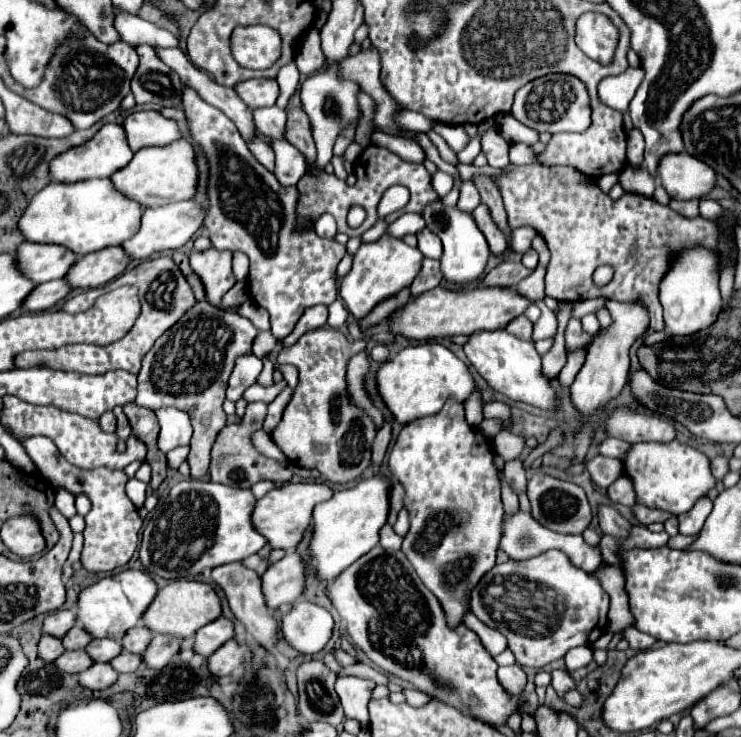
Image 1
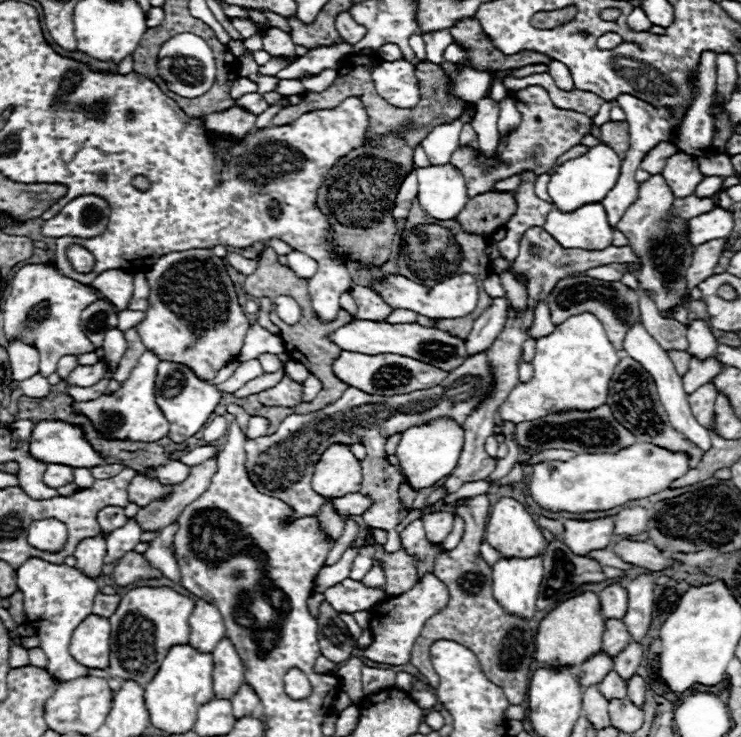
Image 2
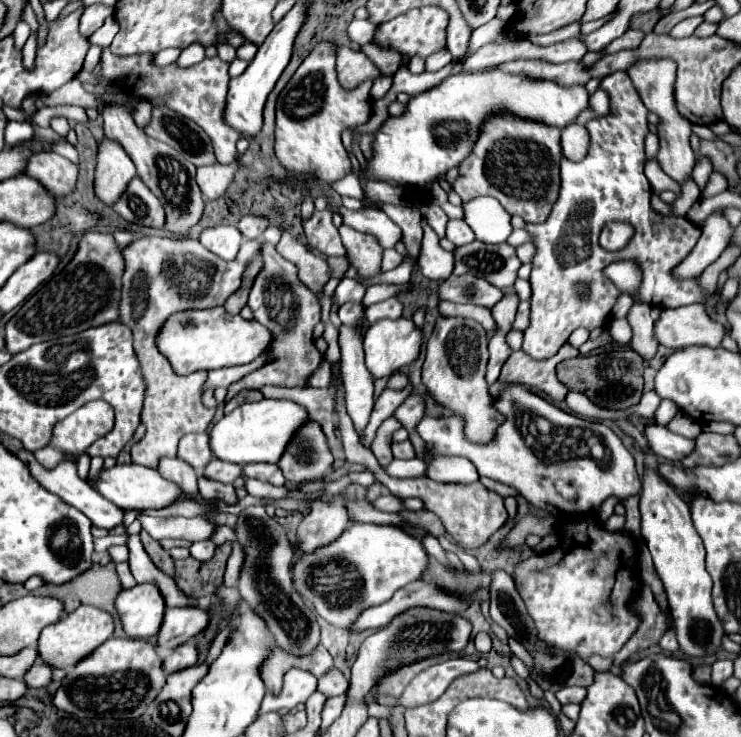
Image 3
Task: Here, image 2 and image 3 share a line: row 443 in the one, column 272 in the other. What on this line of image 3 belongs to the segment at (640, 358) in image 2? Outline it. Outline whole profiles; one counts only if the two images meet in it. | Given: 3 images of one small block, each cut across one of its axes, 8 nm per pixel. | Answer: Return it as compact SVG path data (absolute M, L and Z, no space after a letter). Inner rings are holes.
M292 668L284 674L284 684L280 694L266 694L260 706L260 712L272 712L280 708L296 708L298 704L304 704L308 696L316 690L316 676L308 674L306 670Z

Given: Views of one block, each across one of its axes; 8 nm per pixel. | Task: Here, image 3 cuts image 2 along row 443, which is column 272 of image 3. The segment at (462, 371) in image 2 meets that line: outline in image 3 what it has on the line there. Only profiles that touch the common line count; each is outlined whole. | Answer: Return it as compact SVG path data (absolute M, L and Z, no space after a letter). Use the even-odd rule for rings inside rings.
M268 242L262 244L262 260L264 260L264 268L254 280L248 306L254 312L254 320L260 322L262 326L268 326L268 330L272 330L272 346L268 346L268 354L274 356L274 360L246 374L238 382L230 384L226 402L230 402L230 398L234 398L242 390L262 390L262 386L270 386L270 384L304 388L308 378L314 374L314 370L324 362L324 354L320 354L312 338L312 330L320 322L320 312L322 312L318 298L298 278L296 266L284 260L276 252L276 248Z

